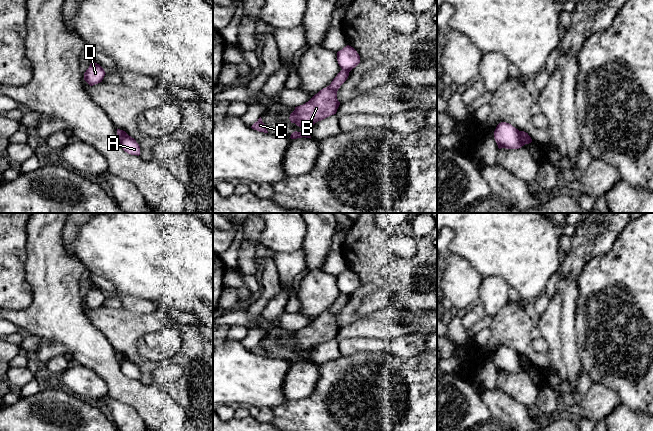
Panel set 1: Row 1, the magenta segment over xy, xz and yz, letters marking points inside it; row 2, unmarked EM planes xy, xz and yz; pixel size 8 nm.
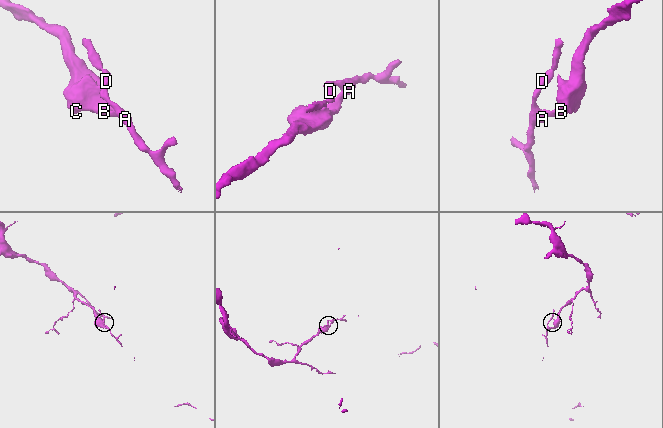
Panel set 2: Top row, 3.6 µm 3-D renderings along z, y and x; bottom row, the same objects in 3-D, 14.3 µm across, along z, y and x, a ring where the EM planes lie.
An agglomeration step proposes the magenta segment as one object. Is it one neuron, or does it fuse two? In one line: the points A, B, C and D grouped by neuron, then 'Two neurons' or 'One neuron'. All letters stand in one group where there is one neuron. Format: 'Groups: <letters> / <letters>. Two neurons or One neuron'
Groups: A D / B C. Two neurons

